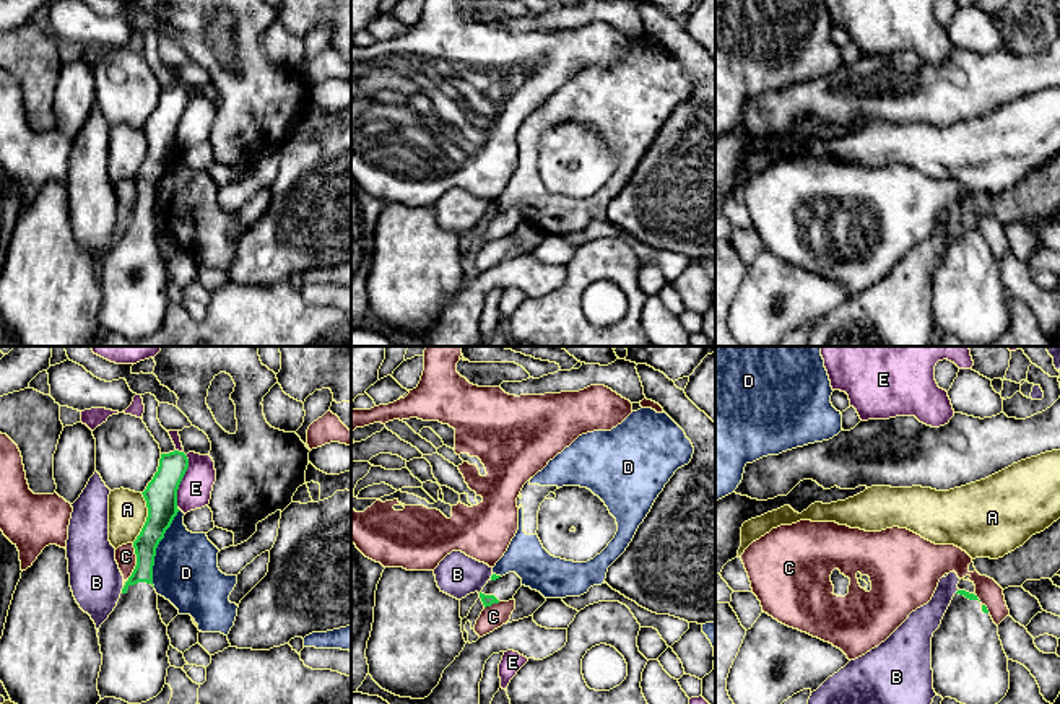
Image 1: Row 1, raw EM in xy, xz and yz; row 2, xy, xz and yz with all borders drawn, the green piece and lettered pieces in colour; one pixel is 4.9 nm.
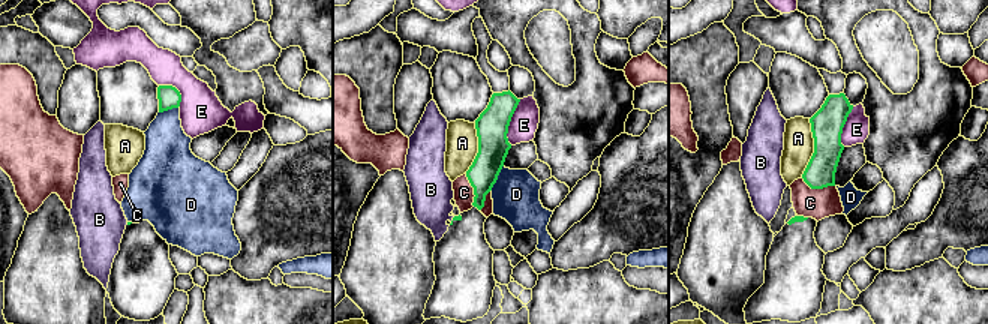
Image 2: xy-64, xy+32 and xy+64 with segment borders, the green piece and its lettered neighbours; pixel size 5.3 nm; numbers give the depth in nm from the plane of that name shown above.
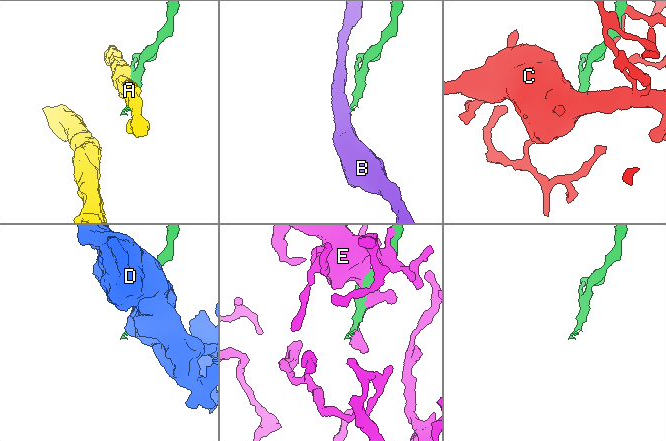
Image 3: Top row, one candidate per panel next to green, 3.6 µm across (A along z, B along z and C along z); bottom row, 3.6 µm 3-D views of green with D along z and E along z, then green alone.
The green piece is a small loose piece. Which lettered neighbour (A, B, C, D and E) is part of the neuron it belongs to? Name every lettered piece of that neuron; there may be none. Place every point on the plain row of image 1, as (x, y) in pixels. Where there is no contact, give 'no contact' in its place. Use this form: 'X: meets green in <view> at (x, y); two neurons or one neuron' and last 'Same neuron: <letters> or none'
A: meets green in xy at (147, 153); two neurons
B: meets green in xy at (122, 225); two neurons
C: meets green in xy at (137, 199); two neurons
D: meets green in xy at (156, 182); two neurons
E: meets green in xy at (181, 116); two neurons
Same neuron: none

